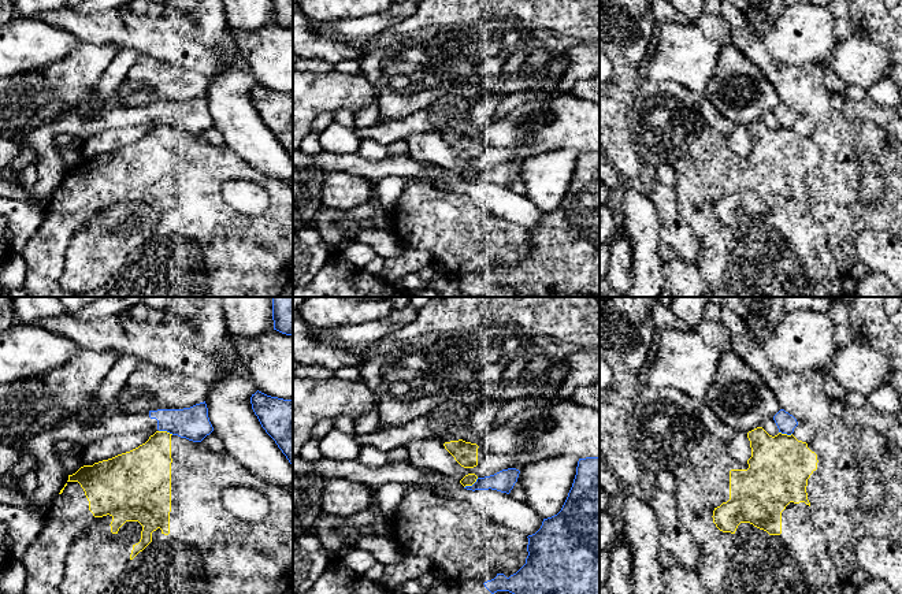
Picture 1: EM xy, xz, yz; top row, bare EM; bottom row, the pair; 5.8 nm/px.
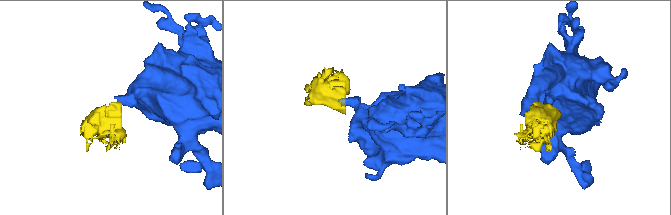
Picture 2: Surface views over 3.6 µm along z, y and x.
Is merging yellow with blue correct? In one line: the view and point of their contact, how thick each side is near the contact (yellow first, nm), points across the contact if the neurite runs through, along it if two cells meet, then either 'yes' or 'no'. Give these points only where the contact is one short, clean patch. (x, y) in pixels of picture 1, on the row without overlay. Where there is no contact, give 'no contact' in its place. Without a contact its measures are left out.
contact xz (471, 178); calibres 70 and 130 nm; no

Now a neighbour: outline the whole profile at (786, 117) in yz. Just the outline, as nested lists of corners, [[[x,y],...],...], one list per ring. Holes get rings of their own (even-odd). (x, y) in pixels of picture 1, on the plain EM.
[[[780,103],[775,109],[773,114],[779,122],[779,126],[791,129],[794,126],[794,122],[798,119],[797,112],[786,105],[784,103]]]

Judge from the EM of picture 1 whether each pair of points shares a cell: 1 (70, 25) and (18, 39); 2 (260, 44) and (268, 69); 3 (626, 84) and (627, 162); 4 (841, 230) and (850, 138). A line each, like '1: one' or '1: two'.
1: two
2: one
3: one
4: one

